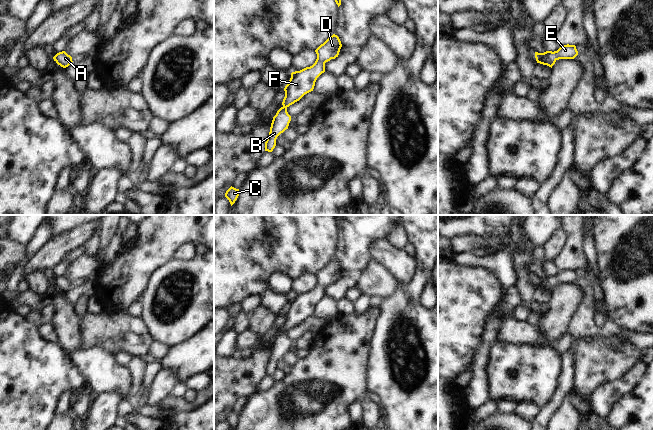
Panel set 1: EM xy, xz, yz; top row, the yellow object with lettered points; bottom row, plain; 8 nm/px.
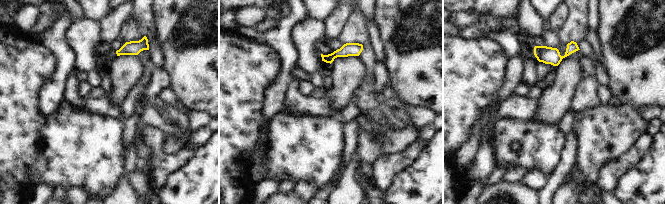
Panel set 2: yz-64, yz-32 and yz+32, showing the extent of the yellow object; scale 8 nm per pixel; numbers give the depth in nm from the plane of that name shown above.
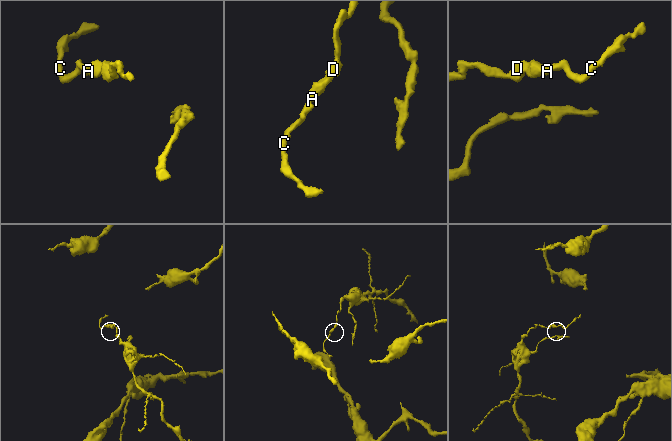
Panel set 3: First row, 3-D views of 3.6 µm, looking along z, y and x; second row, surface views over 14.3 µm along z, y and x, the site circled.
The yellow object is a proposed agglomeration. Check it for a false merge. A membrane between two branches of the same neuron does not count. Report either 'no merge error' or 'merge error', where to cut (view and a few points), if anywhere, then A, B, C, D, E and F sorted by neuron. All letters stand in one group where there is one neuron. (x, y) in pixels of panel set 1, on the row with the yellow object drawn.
no merge error | no cut | A B C D E F

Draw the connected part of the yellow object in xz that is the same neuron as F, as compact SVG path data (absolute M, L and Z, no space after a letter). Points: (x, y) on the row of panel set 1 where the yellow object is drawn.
M333 34L315 50L317 59L312 66L291 73L291 78L284 88L283 106L273 117L269 136L265 142L265 151L272 152L276 146L277 137L288 129L291 116L287 108L313 91L317 78L325 72L325 63L338 57L341 47L339 37Z

